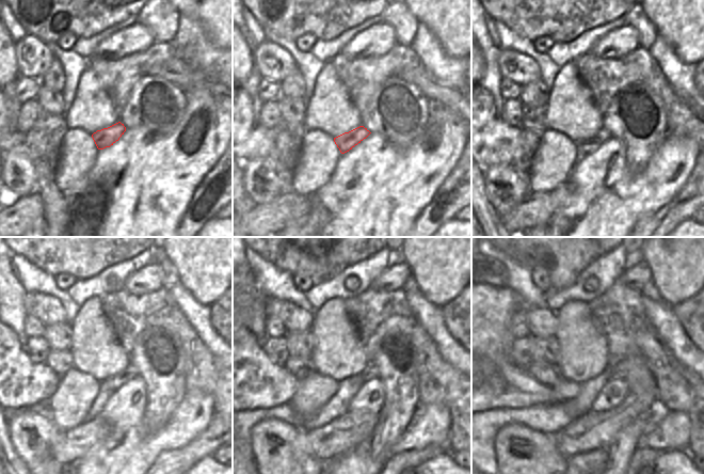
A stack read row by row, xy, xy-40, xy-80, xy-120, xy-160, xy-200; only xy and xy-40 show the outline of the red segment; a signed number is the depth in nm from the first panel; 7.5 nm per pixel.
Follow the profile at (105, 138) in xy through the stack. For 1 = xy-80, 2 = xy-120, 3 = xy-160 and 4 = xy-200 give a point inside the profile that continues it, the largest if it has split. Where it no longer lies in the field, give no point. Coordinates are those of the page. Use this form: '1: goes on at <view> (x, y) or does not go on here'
1: goes on at xy-80 (591, 144)
2: goes on at xy-120 (111, 384)
3: goes on at xy-160 (351, 385)
4: goes on at xy-200 (592, 386)

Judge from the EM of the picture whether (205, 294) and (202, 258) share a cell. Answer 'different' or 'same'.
same

